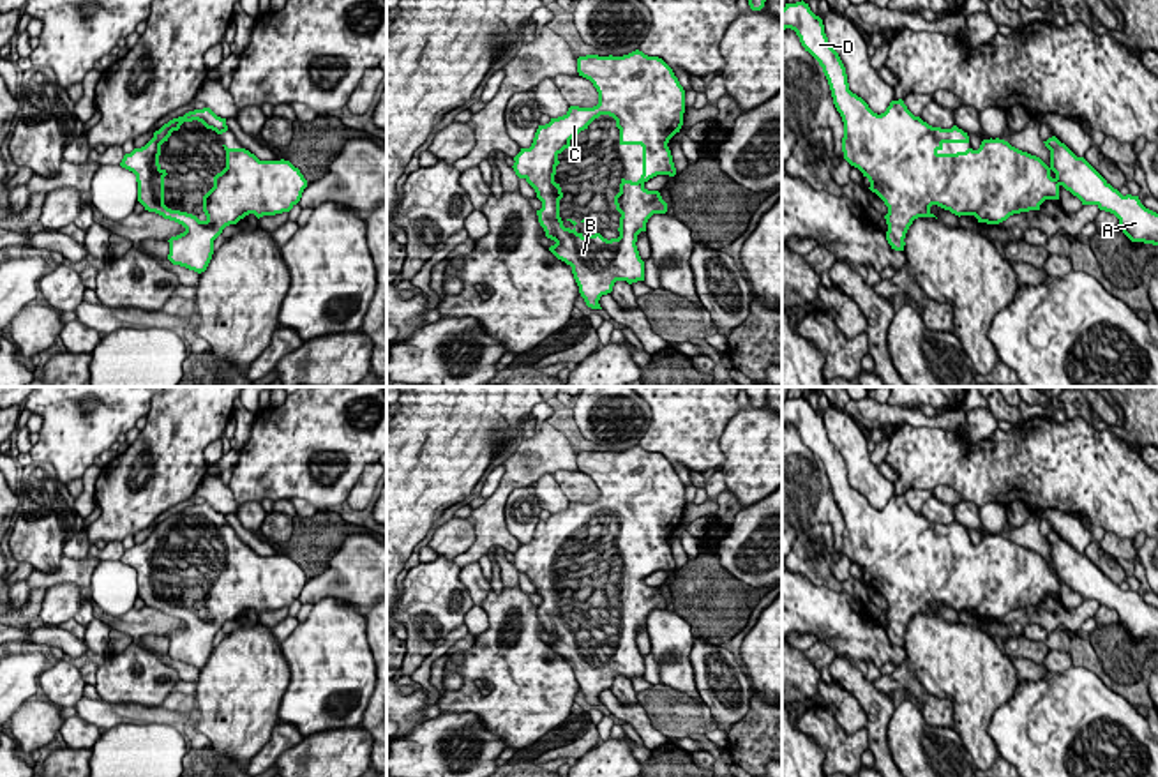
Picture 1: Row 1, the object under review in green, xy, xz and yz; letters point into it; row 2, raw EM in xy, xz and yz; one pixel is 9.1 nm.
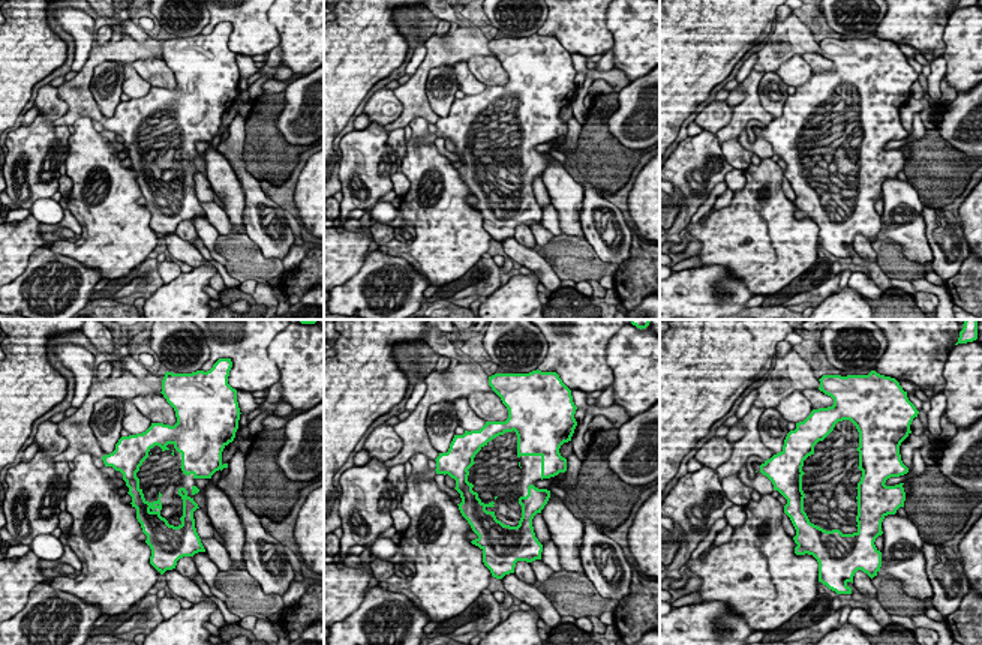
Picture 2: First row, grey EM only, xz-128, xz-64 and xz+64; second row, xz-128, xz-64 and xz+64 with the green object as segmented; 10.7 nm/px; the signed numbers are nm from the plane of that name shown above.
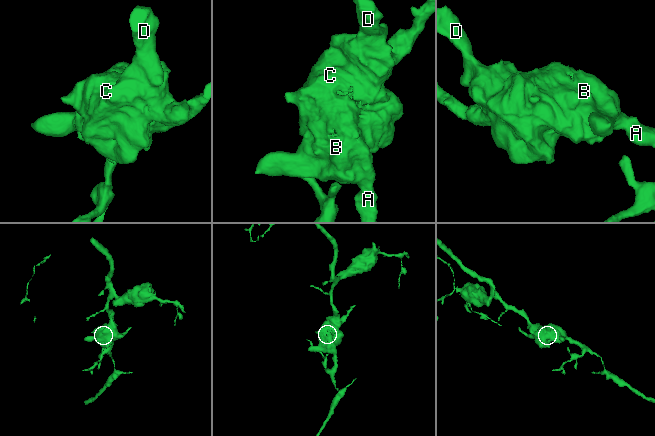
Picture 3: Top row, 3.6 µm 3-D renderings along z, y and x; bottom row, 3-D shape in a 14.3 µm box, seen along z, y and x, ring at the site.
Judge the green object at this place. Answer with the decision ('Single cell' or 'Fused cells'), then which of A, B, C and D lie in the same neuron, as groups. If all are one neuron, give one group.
Single cell. Groups: A B C D

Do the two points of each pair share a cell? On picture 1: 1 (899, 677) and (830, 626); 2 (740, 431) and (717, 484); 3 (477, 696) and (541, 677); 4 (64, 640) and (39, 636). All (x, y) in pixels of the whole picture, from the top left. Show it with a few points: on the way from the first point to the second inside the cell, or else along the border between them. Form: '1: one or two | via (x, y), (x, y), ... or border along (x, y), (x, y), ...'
1: two | border along (904, 661), (897, 666)
2: two | border along (719, 468), (728, 488)
3: one | via (493, 696), (521, 696), (525, 693)
4: one | via (59, 638), (45, 636)

